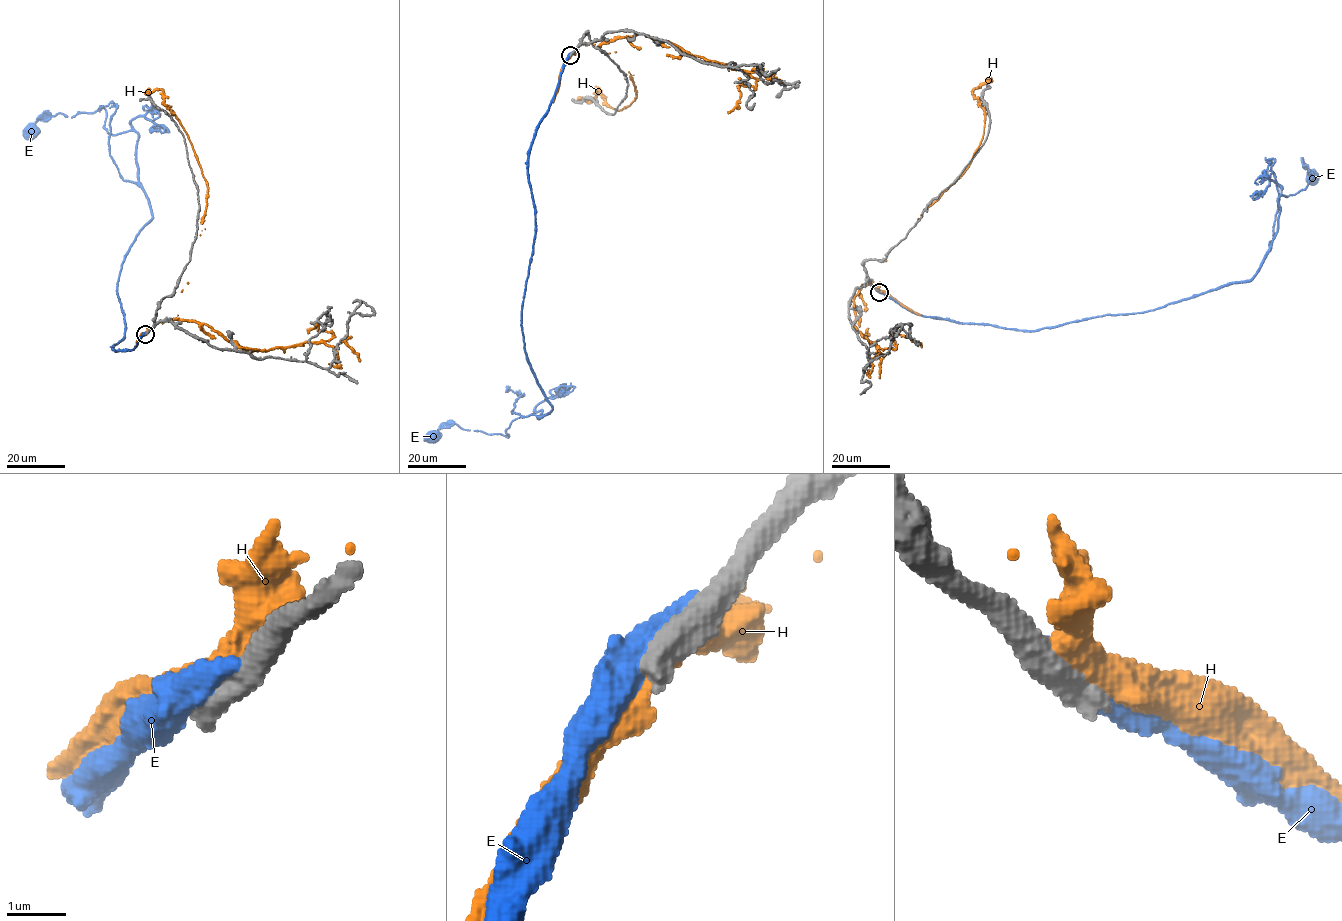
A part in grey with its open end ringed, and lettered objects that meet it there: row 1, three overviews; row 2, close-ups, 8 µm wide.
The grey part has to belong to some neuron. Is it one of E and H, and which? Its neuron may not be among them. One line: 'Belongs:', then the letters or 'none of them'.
Belongs: none of them

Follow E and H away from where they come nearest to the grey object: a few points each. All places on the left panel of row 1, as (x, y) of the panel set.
E: (146, 333), (113, 348), (121, 264), (152, 218), (137, 133), (109, 134), (99, 108), (31, 131)
H: (146, 333), (151, 326), (177, 315), (206, 209), (208, 184), (188, 137), (164, 105), (164, 93), (146, 91)

